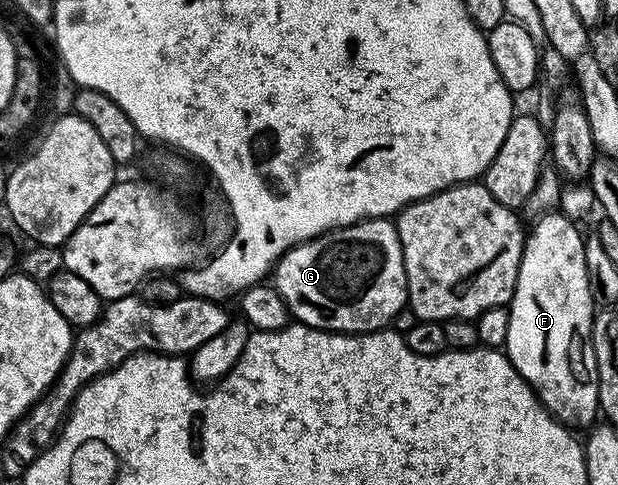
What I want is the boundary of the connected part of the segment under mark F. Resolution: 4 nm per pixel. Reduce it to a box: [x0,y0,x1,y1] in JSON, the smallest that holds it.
[505,213,599,429]

